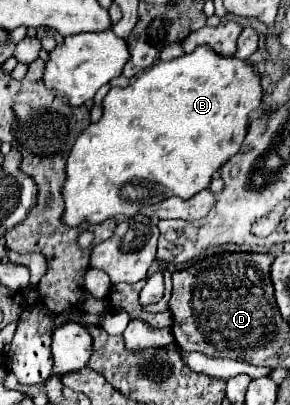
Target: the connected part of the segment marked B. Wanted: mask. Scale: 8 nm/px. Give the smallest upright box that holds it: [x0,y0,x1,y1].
[62,46,260,226]

